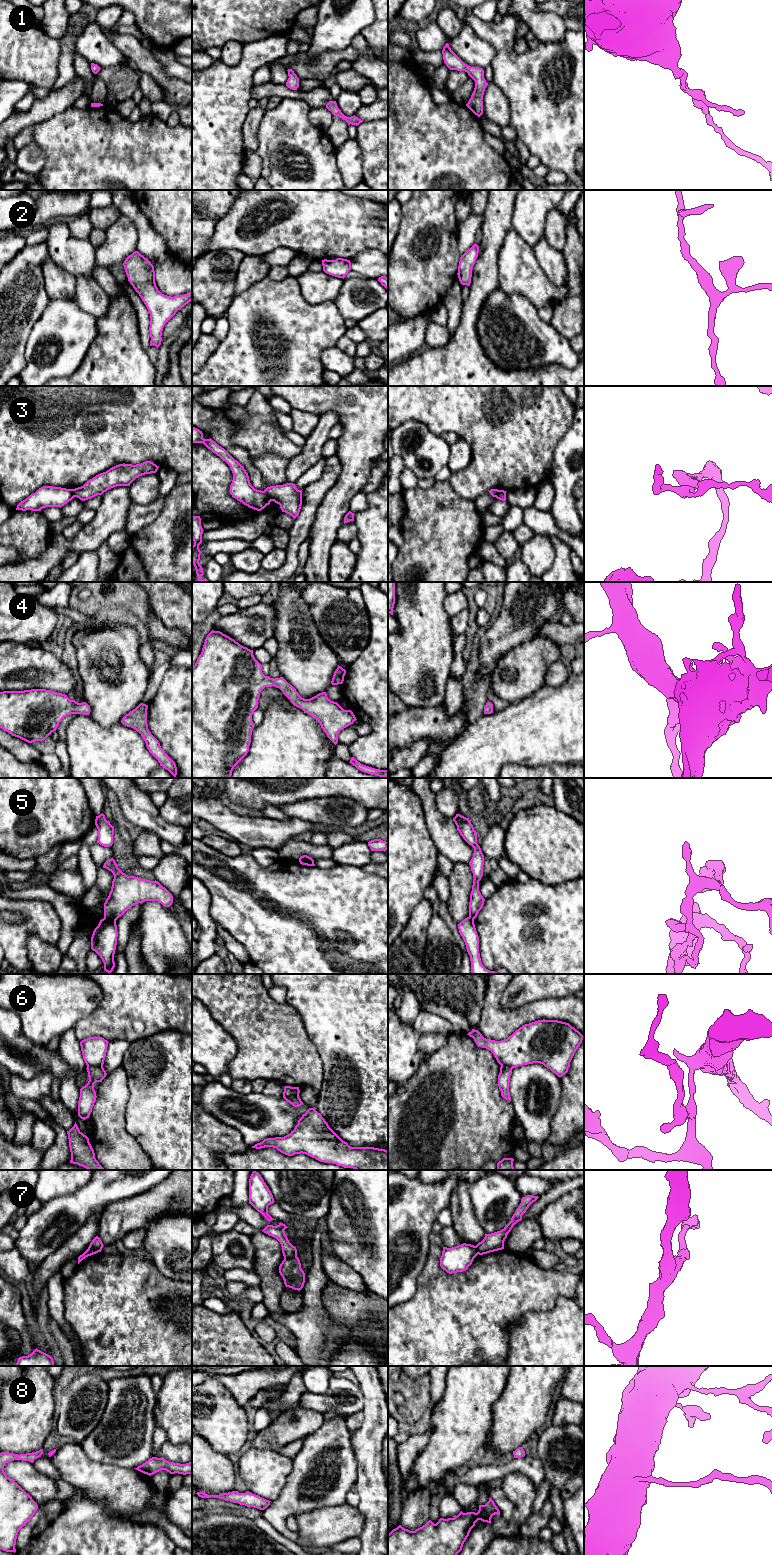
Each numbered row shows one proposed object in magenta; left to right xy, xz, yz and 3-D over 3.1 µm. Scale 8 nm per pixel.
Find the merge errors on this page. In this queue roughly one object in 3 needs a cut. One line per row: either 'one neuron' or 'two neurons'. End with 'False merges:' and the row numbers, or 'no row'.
1: one neuron
2: one neuron
3: two neurons
4: one neuron
5: two neurons
6: two neurons
7: two neurons
8: one neuron
False merges: 3, 5, 6, 7

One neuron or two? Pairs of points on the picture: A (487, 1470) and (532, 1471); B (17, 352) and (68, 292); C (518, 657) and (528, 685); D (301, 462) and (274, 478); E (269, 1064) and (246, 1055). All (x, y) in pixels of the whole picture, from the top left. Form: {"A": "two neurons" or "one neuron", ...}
{"A": "one neuron", "B": "two neurons", "C": "one neuron", "D": "two neurons", "E": "one neuron"}

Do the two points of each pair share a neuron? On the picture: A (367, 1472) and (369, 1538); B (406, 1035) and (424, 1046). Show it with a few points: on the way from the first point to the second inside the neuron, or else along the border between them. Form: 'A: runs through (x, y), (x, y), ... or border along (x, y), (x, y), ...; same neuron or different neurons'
A: runs through (372, 1488), (372, 1522); same neuron
B: border along (420, 1035), (418, 1049), (426, 1056); different neurons

